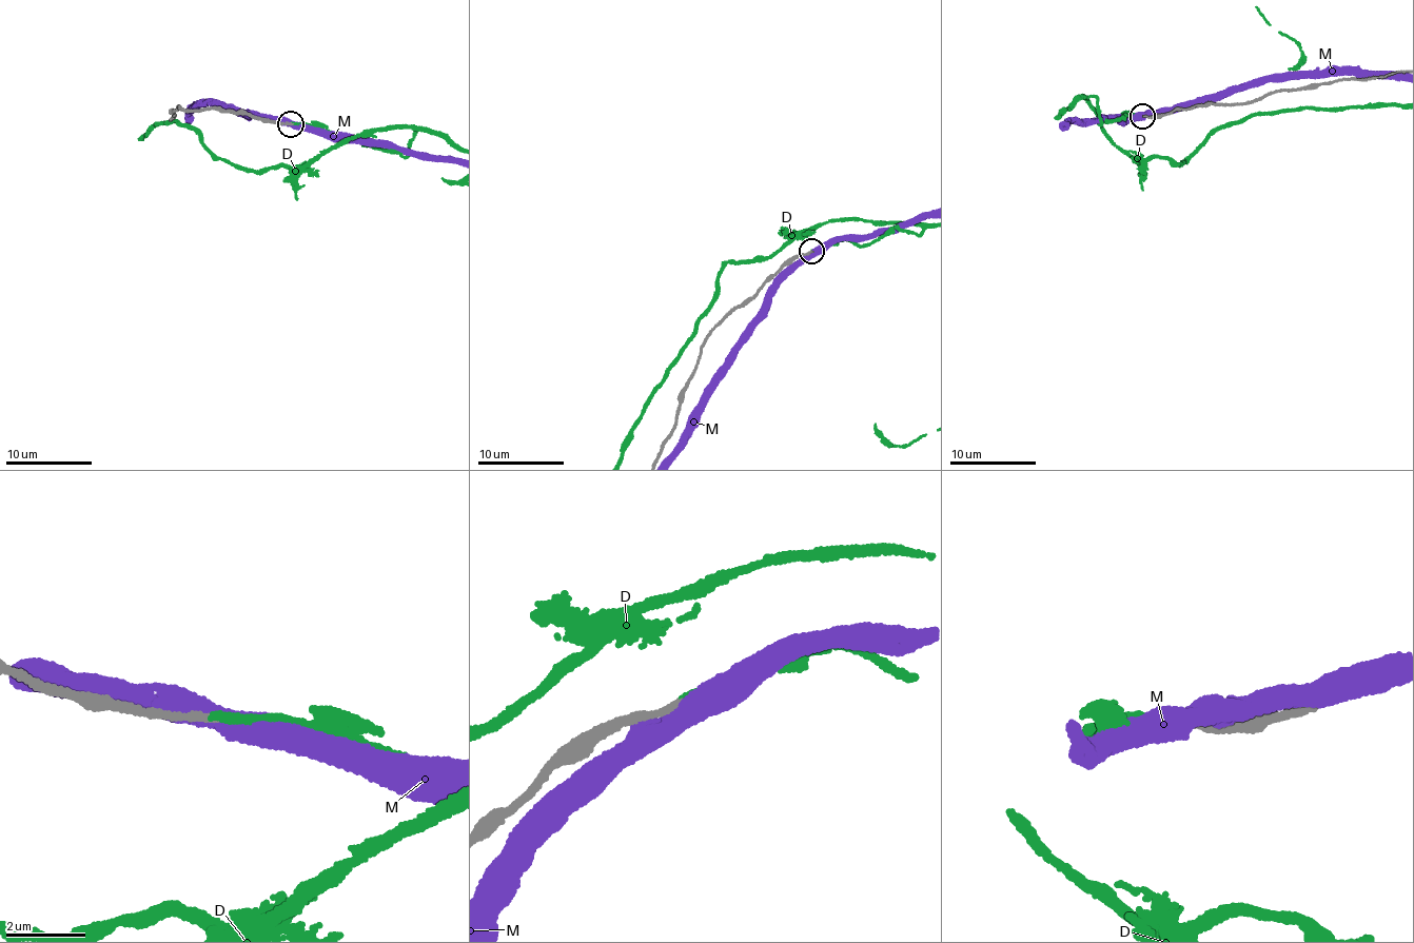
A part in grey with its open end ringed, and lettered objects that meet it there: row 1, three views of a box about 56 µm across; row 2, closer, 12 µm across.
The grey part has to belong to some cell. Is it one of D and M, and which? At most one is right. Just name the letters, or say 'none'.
D

